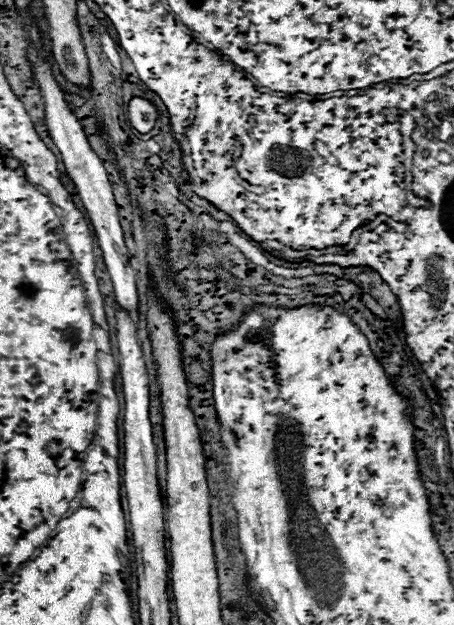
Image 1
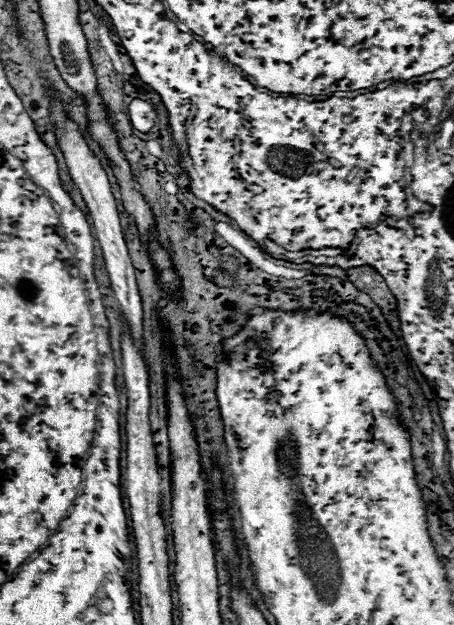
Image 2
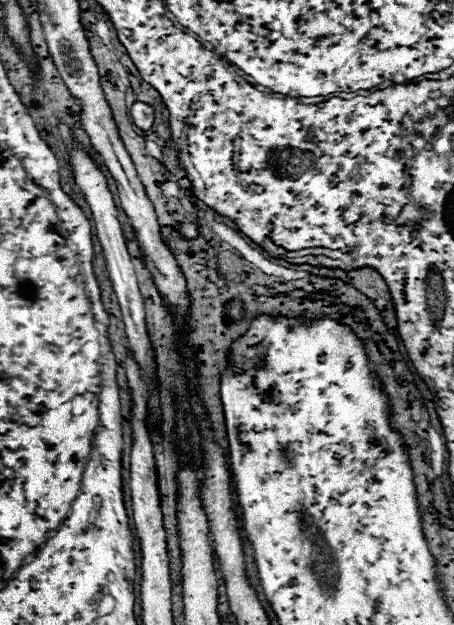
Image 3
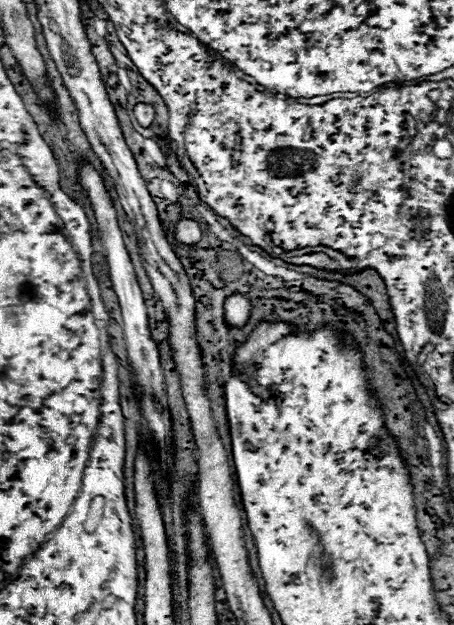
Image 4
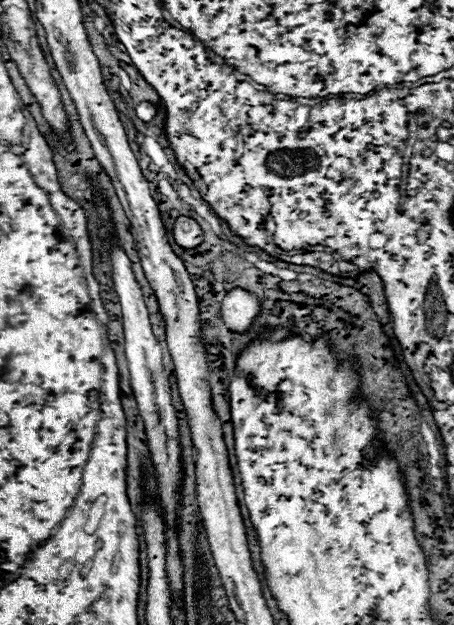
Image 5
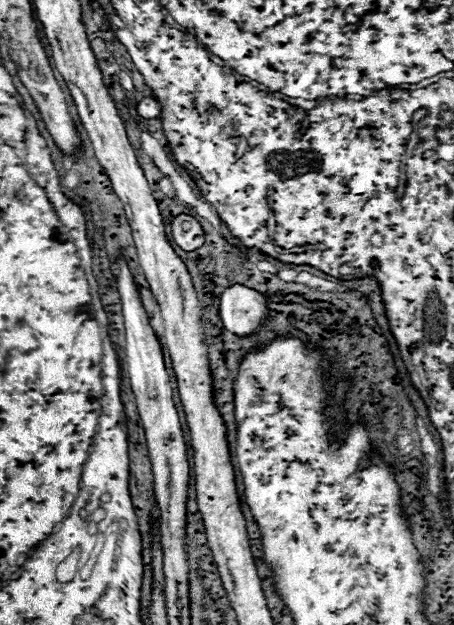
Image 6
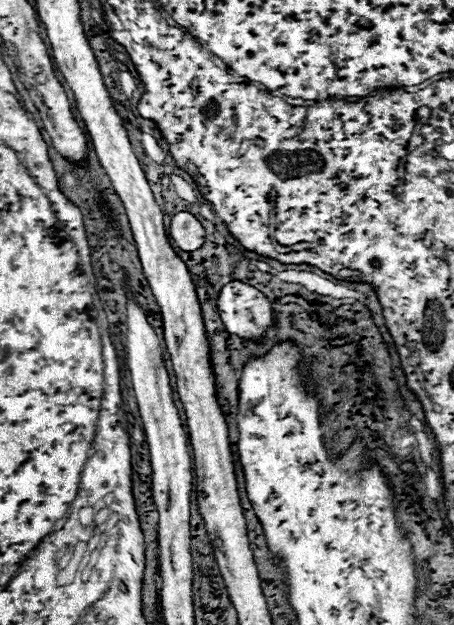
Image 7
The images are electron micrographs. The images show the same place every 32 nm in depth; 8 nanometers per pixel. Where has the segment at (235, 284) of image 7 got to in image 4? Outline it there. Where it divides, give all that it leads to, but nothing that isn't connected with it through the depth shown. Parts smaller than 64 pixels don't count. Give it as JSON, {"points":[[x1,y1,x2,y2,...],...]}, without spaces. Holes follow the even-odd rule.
{"points":[[234,292,224,300,224,320,232,328,242,328,244,324,248,324,252,310,254,310,252,302,240,292]]}

